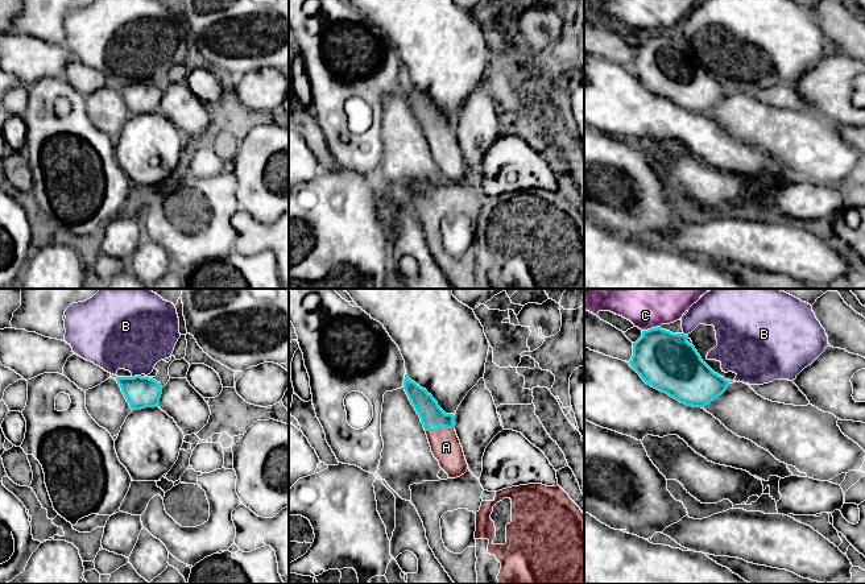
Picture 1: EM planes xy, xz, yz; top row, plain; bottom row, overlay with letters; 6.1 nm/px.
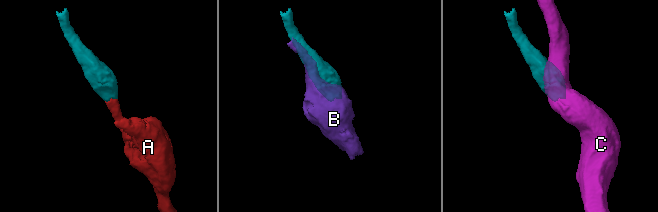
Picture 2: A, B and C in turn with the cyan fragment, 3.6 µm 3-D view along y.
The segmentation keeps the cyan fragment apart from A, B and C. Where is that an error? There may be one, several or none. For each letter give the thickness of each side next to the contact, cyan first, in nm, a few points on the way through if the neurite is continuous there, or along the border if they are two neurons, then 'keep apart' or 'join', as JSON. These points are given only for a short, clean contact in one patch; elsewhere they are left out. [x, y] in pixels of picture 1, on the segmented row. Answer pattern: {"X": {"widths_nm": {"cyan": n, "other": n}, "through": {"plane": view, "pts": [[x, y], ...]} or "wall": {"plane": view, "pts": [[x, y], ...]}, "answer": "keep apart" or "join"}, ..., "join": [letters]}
{"A": {"widths_nm": {"cyan": 150, "other": 180}, "through": {"plane": "xz", "pts": [[431, 415], [439, 427], [446, 447]]}, "answer": "join"}, "B": {"widths_nm": {"cyan": 190, "other": 440}, "answer": "keep apart"}, "C": {"widths_nm": {"cyan": 360, "other": 460}, "wall": {"plane": "yz", "pts": [[659, 326], [642, 331]]}, "answer": "keep apart"}, "join": ["A"]}

